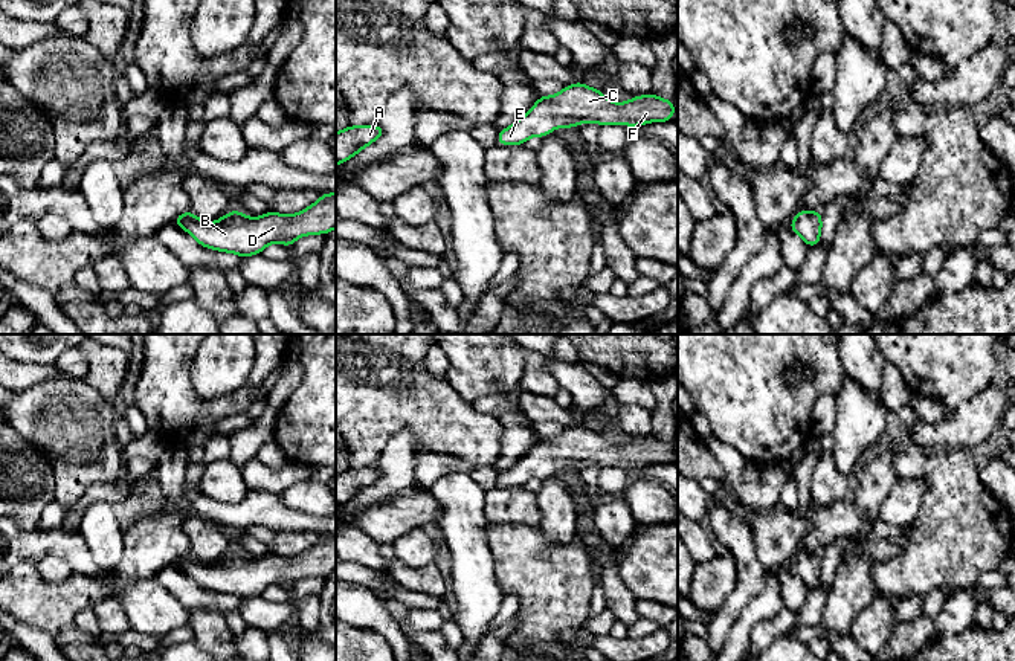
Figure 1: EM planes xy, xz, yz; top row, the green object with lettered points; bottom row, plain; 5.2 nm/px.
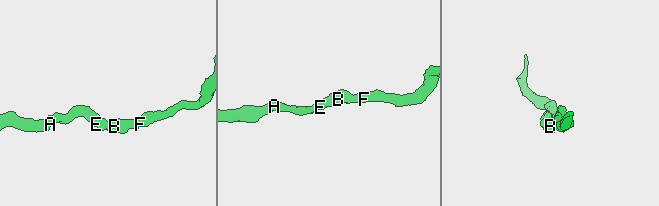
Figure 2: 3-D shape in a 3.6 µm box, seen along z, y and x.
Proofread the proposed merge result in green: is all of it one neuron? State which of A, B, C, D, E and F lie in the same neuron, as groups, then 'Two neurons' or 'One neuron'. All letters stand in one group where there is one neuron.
Groups: A B C D E F. One neuron

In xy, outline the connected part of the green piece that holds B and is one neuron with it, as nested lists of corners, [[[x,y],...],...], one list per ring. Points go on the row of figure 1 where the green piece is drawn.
[[[324,192],[317,202],[295,215],[269,211],[258,218],[249,218],[234,209],[218,221],[208,223],[188,211],[172,221],[191,234],[200,246],[243,258],[261,253],[270,243],[290,247],[299,237],[327,235],[336,227],[336,194]]]

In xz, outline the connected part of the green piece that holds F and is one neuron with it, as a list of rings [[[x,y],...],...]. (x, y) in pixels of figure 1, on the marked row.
[[[580,81],[553,96],[539,96],[533,108],[513,125],[498,133],[498,145],[524,145],[531,136],[545,137],[554,128],[572,128],[585,122],[603,125],[667,122],[675,114],[672,99],[659,99],[655,93],[633,96],[618,104],[609,101],[603,92]]]

